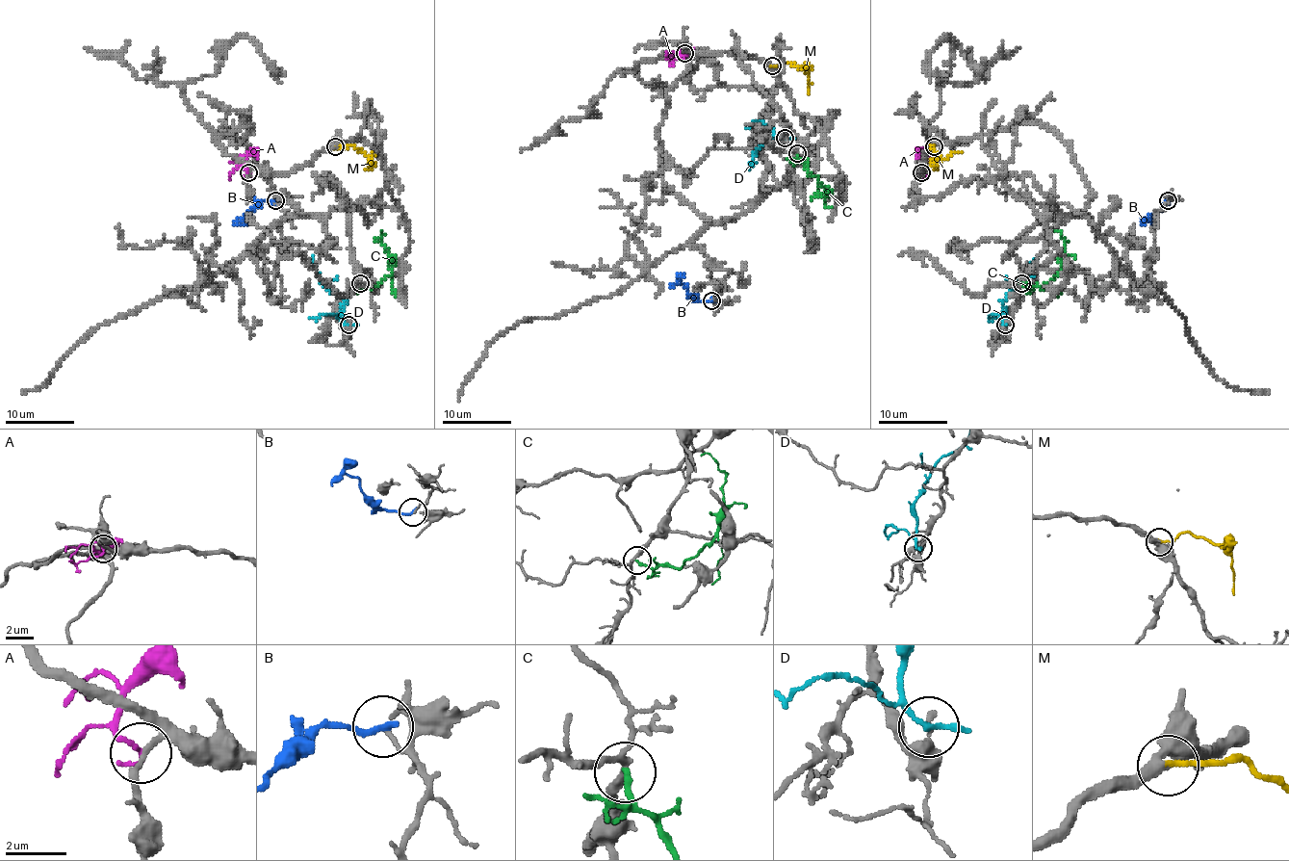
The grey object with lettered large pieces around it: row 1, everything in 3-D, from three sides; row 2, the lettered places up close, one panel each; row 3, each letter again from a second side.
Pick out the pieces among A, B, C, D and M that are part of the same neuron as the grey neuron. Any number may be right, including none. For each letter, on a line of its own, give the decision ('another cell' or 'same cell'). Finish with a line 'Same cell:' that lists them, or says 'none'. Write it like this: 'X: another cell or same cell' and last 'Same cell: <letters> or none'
A: another cell
B: another cell
C: another cell
D: another cell
M: same cell
Same cell: M

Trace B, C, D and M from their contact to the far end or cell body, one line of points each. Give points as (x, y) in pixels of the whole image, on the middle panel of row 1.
B: (711, 300), (696, 300), (683, 282), (676, 282), (670, 288)
C: (796, 153), (800, 162), (828, 189), (826, 196), (815, 197), (817, 186)
D: (785, 138), (779, 138), (781, 136), (763, 143), (755, 151), (748, 169)
M: (772, 66), (787, 62), (804, 70), (809, 75), (809, 92)

